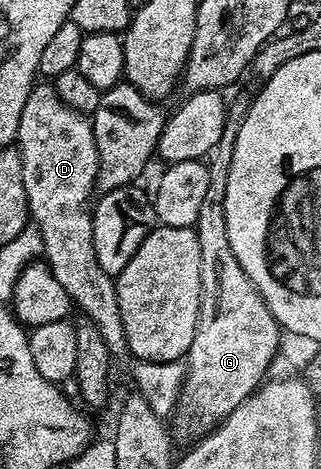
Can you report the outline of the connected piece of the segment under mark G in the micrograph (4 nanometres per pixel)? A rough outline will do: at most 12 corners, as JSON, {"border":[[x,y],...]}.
{"border":[[230,97],[194,227],[201,306],[180,430],[202,438],[268,379],[279,323],[225,230],[248,97]]}

